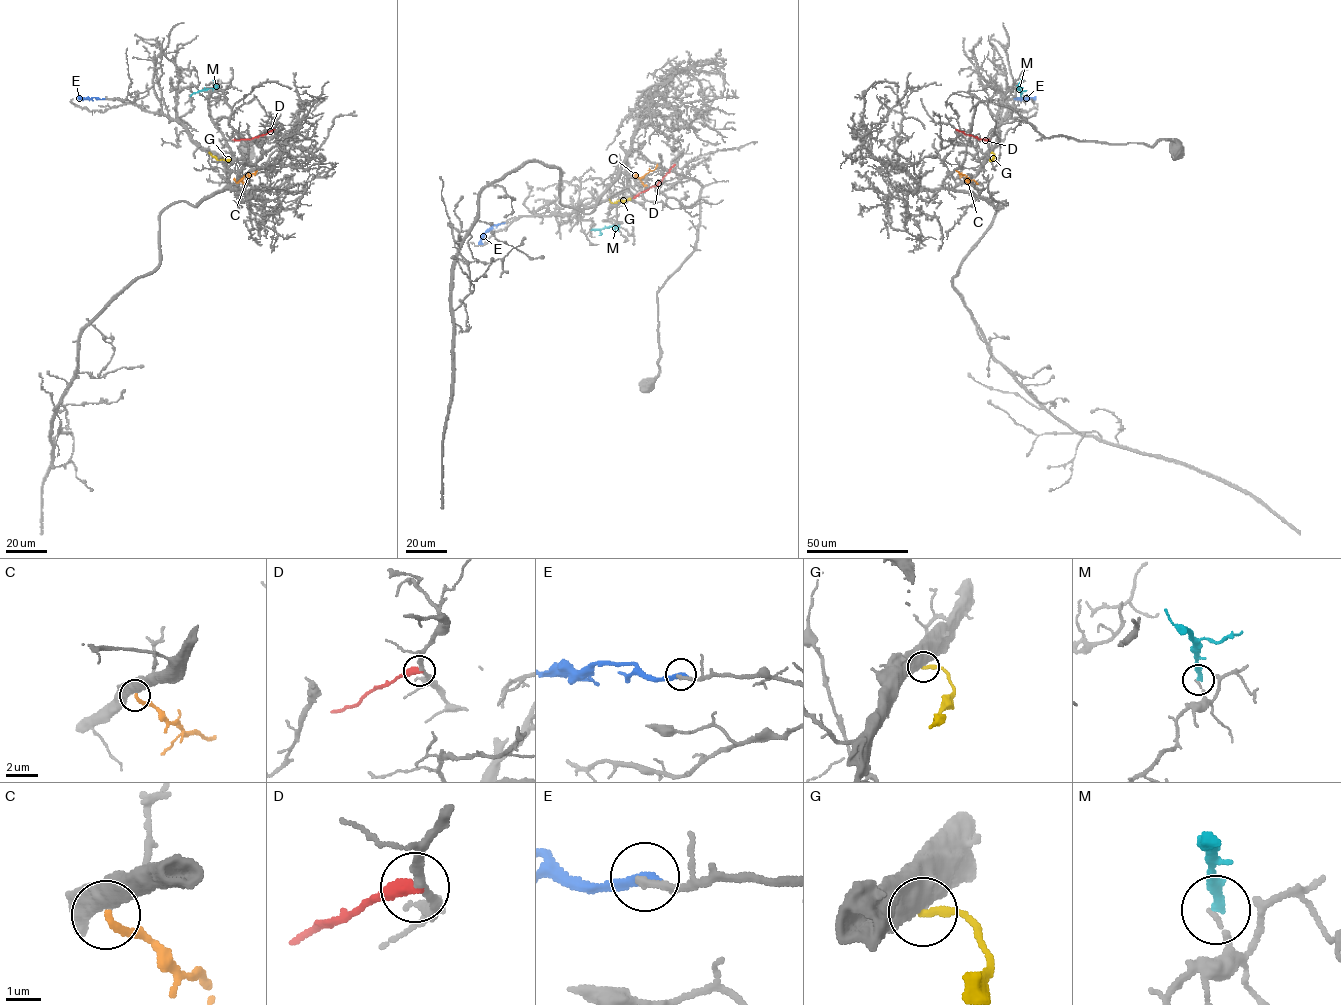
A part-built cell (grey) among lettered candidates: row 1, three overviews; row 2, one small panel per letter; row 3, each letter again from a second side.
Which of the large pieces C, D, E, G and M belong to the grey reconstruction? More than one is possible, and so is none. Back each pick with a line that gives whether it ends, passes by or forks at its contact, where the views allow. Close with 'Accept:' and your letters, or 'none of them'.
Accept: none of them

